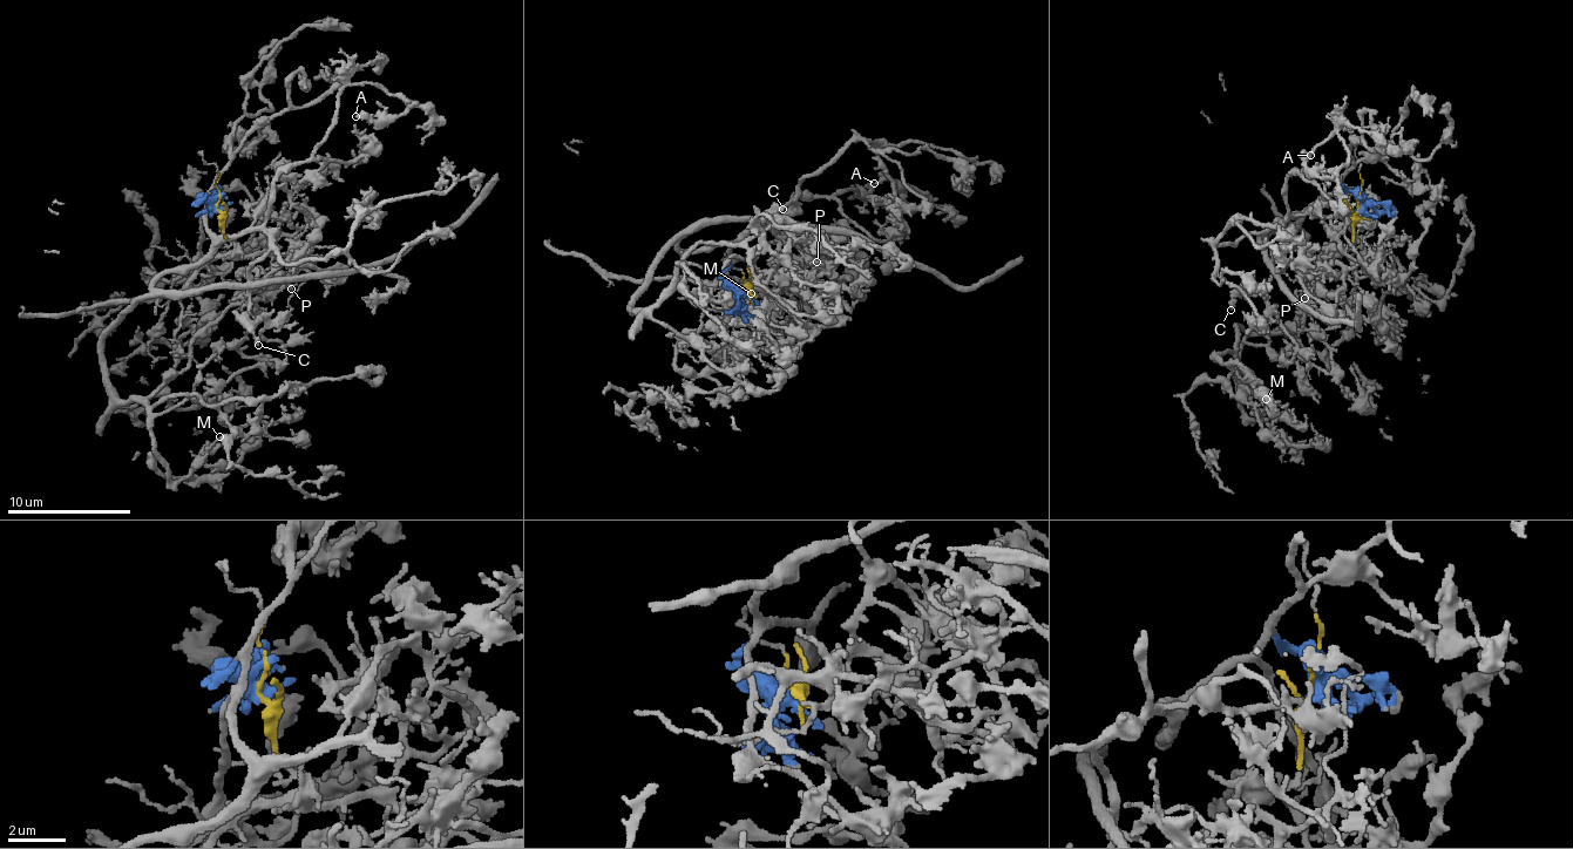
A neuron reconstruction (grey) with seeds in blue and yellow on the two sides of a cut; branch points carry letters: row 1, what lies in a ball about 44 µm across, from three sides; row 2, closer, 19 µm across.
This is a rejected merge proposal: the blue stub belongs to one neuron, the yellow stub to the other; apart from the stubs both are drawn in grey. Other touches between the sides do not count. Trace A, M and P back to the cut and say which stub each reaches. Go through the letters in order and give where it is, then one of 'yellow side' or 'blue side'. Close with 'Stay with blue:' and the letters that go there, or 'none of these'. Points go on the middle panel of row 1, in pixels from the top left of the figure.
A: at (874, 183); blue side
M: at (751, 293); blue side
P: at (816, 262); yellow side
Stay with blue: A, M

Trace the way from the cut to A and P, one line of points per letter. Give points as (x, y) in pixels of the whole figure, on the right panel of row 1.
A: (1360, 205), (1340, 184), (1287, 215), (1287, 178), (1312, 149), (1336, 133), (1347, 150), (1329, 175), (1309, 156)
P: (1360, 205), (1354, 240), (1335, 258), (1342, 267), (1340, 276), (1319, 270), (1313, 274), (1309, 296), (1303, 298)

